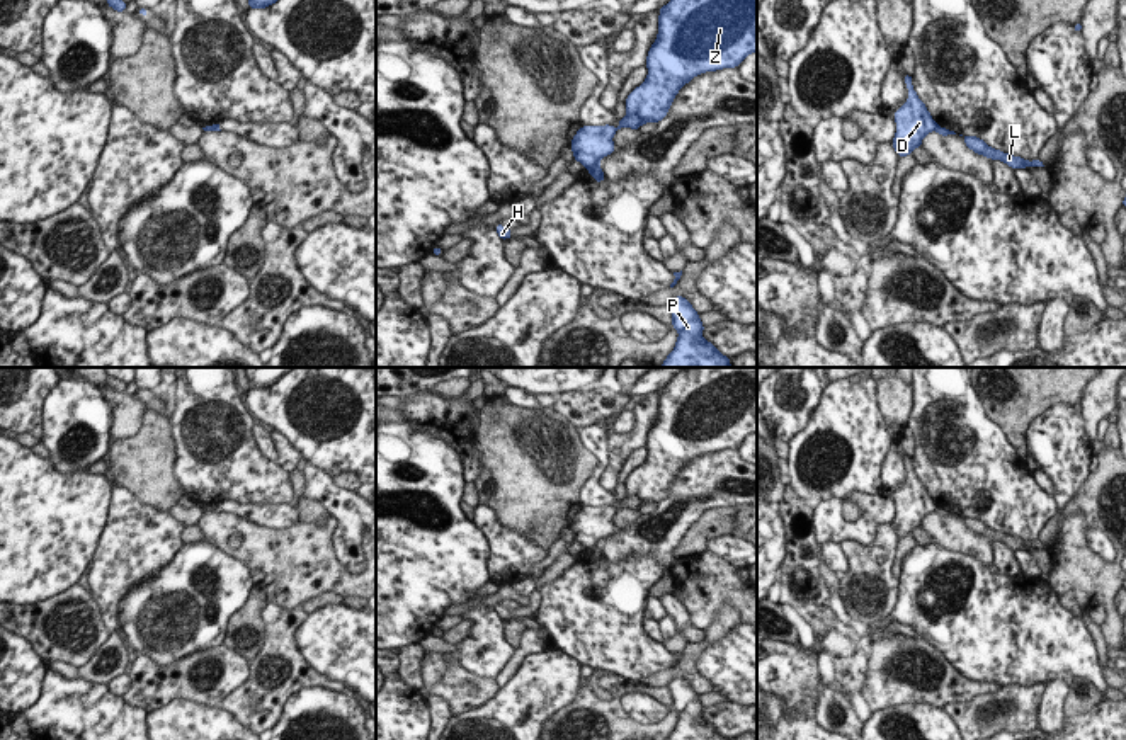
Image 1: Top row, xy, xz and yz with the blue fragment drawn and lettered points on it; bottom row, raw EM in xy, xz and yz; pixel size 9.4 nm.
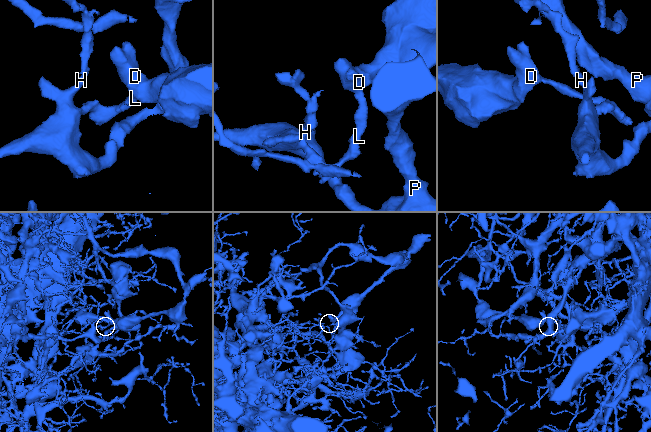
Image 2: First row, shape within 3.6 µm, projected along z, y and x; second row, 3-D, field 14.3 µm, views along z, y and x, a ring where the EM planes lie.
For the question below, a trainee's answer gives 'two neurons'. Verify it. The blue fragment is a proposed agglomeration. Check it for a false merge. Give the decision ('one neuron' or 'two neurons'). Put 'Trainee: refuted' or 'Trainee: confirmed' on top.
Trainee: confirmed
two neurons

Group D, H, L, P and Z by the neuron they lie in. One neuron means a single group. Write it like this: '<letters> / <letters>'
D P Z / H L

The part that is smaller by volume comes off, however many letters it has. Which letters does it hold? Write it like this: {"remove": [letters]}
{"remove": ["D", "P", "Z"]}

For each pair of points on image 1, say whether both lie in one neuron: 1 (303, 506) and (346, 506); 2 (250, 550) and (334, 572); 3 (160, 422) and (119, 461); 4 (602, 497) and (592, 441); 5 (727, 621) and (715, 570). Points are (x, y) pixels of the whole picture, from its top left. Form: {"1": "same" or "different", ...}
{"1": "different", "2": "same", "3": "same", "4": "same", "5": "different"}

